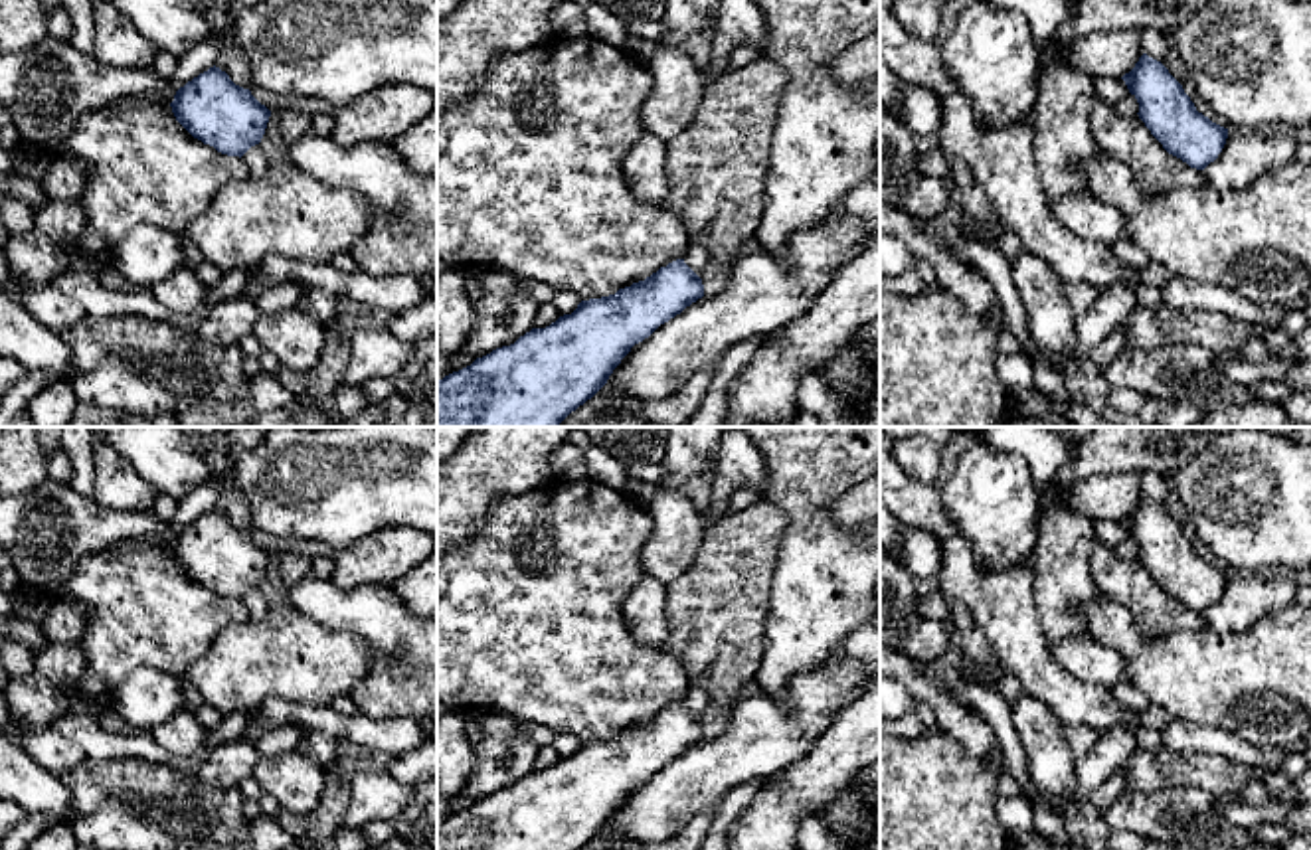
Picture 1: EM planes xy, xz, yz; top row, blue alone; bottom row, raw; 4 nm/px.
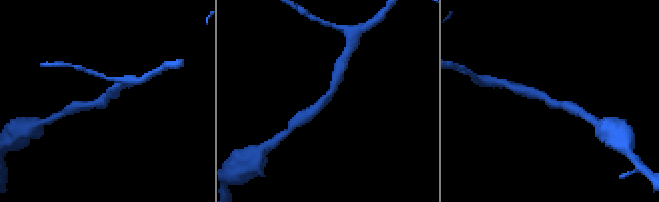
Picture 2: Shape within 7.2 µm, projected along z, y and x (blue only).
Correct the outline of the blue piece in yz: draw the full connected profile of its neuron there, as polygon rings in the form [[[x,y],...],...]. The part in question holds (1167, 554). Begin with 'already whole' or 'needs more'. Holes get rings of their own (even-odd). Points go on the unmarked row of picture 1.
already whole; [[[1143,496],[1121,522],[1139,546],[1139,561],[1169,597],[1196,613],[1204,613],[1218,601],[1228,571],[1198,555],[1161,504]]]

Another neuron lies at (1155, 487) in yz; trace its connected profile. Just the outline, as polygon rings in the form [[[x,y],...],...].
[[[1143,468],[1137,472],[1139,472],[1143,496],[1163,506],[1171,492],[1169,478],[1153,468]]]

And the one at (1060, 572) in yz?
[[[1056,500],[1040,514],[1040,534],[1030,559],[1032,595],[1040,615],[1046,642],[1054,644],[1068,637],[1090,637],[1090,629],[1076,615],[1078,605],[1086,605],[1099,593],[1092,581],[1090,555],[1093,548],[1093,524],[1072,514]]]

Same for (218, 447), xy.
[[[178,427],[212,476],[223,478],[235,459],[257,449],[269,427]]]

